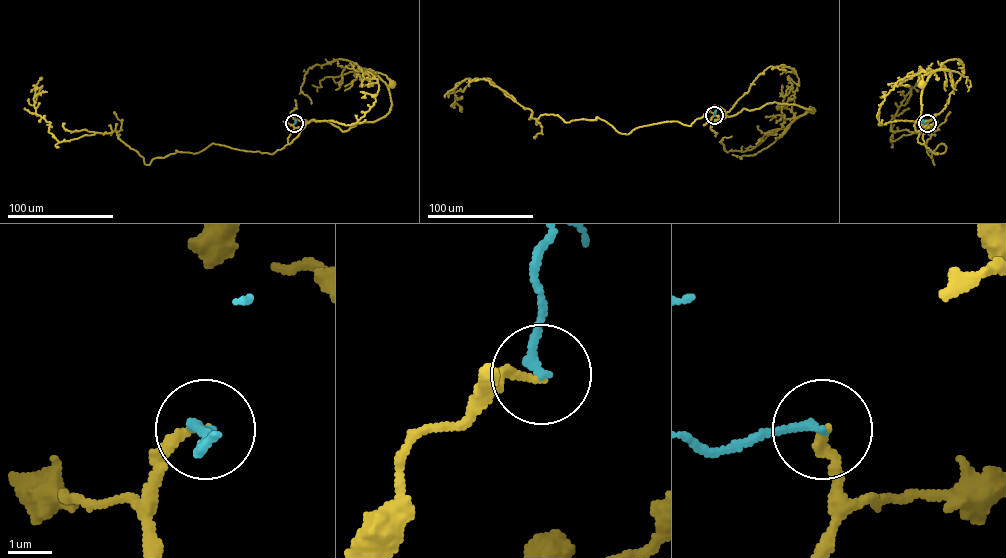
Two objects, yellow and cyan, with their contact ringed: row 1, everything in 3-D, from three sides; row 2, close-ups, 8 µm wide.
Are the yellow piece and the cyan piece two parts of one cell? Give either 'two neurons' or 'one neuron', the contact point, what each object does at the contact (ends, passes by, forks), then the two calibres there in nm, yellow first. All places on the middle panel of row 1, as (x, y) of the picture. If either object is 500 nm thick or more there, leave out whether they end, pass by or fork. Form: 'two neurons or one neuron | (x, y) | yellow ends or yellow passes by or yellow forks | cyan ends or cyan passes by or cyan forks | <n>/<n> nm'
two neurons | (714, 115) | yellow ends | cyan ends | 180/220 nm

